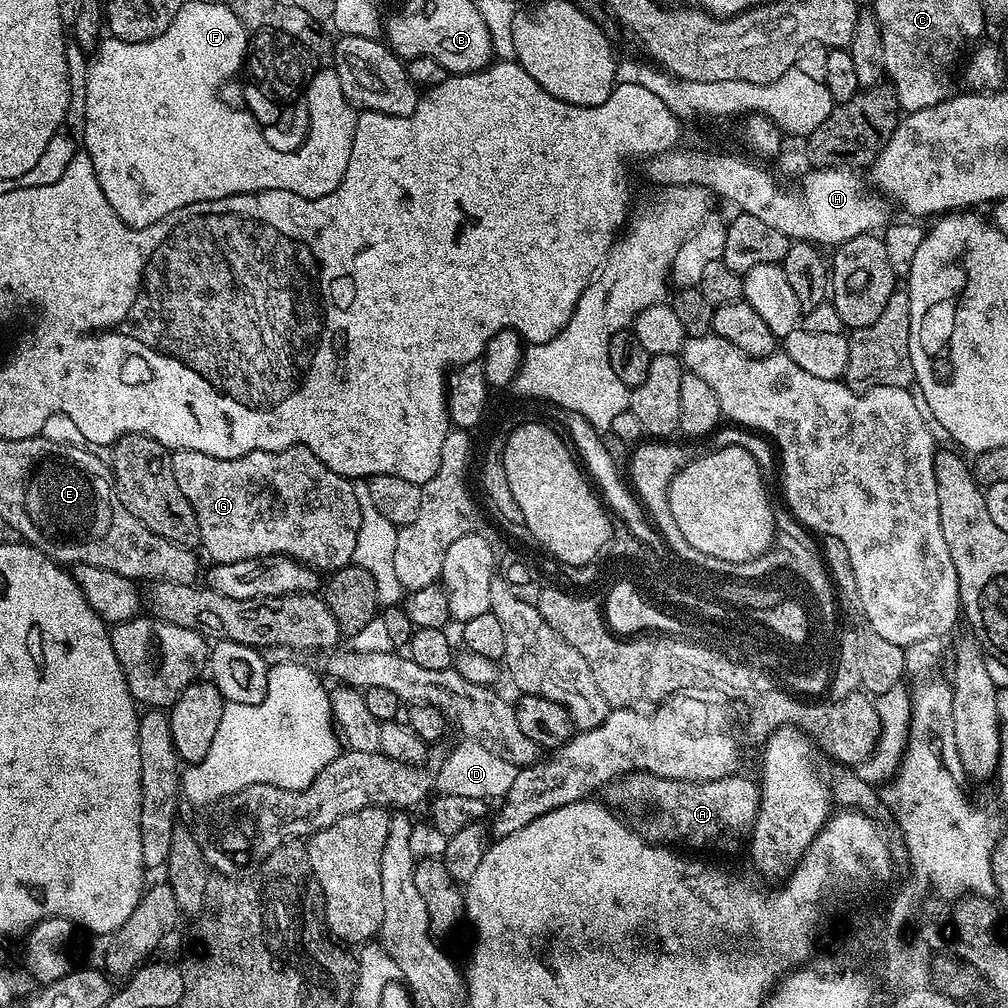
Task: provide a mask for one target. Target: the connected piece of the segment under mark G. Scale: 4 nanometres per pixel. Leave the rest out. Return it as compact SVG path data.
M178 448L172 452L172 469L174 482L178 482L178 490L186 494L186 502L196 511L200 523L200 544L208 551L209 561L217 564L226 562L242 562L243 560L261 560L264 556L292 556L309 568L315 568L324 574L331 574L338 568L346 568L353 563L354 542L358 542L358 526L362 522L362 514L358 506L358 498L354 498L354 486L349 477L338 474L319 460L309 448L287 448L281 452L251 452L238 458L214 458L210 454L202 454L198 450Z

